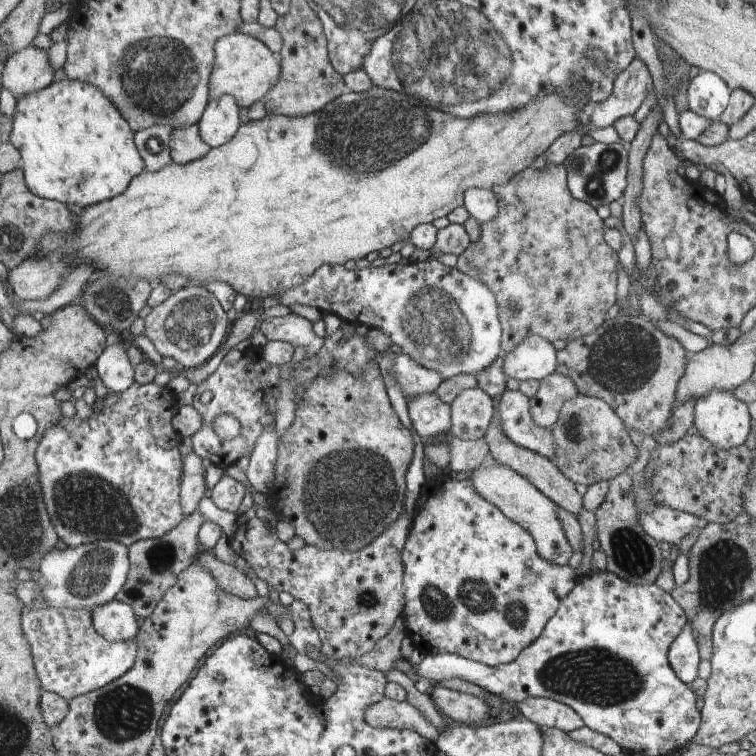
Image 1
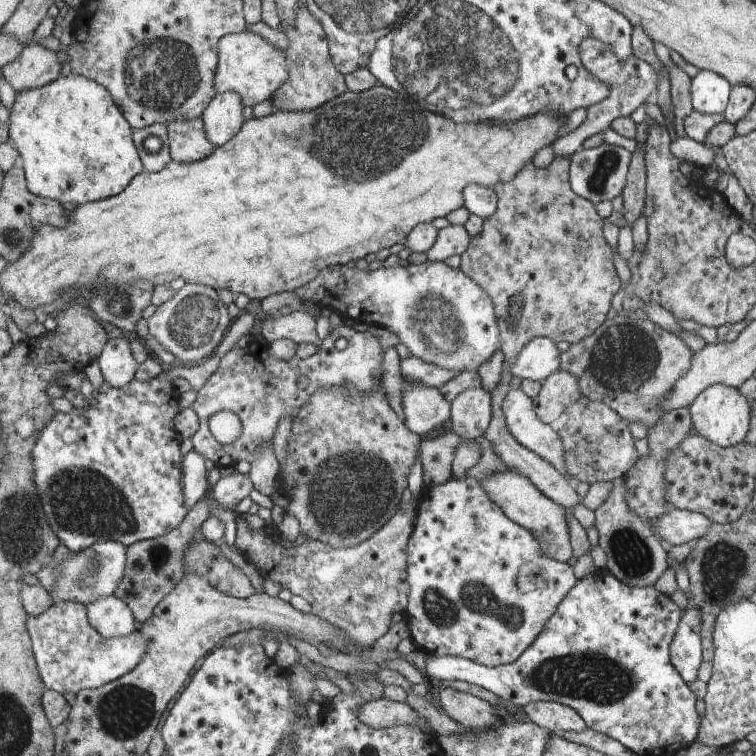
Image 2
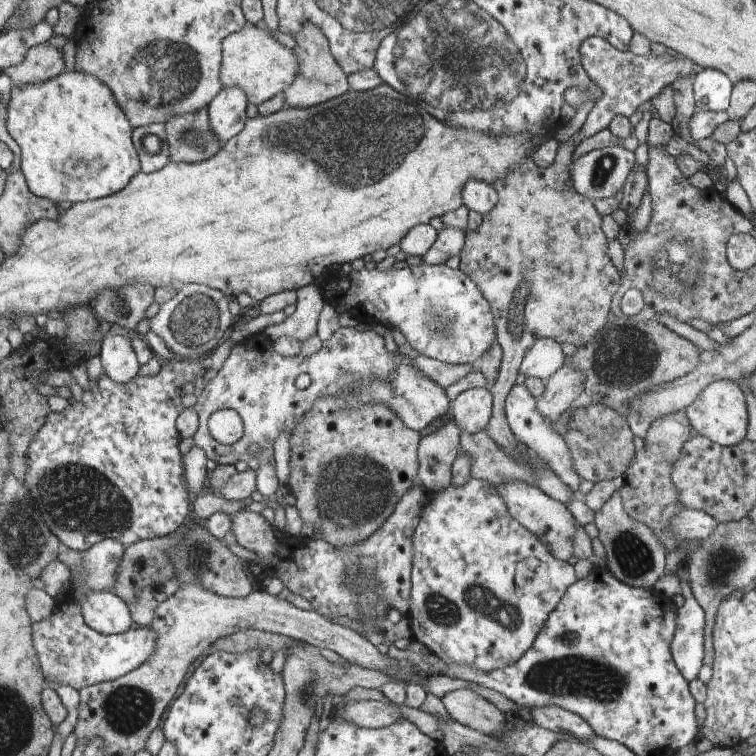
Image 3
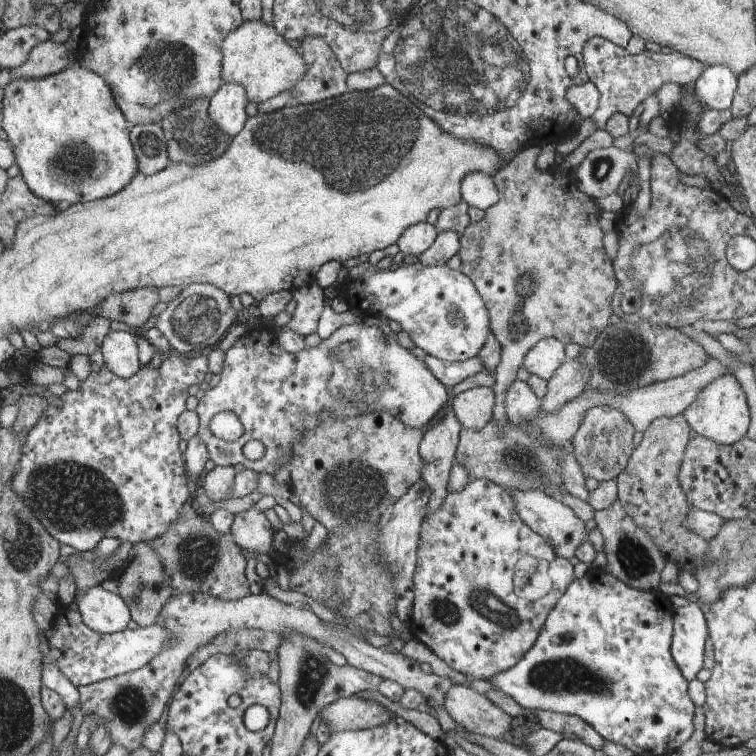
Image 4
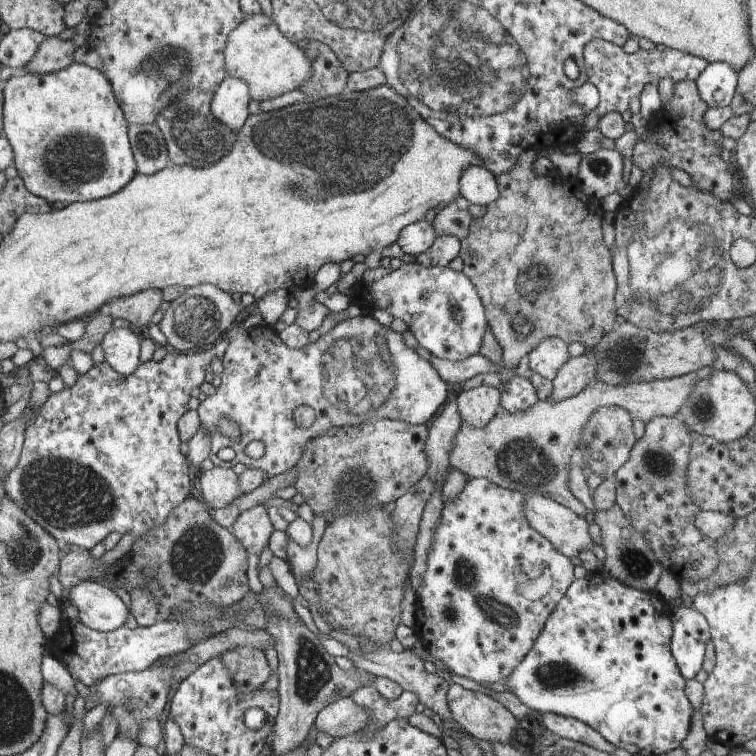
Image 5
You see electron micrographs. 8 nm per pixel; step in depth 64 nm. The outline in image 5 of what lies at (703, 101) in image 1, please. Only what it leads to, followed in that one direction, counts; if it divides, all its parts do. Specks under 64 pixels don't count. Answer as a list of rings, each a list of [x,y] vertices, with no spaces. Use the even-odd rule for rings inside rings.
[[[716,62],[697,79],[699,96],[709,107],[725,108],[731,105],[739,82],[738,72],[729,63]]]

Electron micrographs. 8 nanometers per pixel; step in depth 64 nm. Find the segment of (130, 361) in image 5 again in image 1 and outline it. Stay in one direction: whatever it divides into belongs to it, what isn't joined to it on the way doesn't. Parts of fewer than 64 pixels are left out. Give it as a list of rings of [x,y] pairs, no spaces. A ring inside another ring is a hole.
[[[122,341],[109,345],[100,355],[96,370],[110,392],[124,392],[134,382],[134,366]]]

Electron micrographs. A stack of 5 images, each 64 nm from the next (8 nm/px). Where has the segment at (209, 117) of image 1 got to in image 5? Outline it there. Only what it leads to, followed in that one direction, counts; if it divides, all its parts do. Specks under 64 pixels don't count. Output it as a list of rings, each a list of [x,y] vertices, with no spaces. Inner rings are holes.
[[[227,77],[214,91],[212,116],[228,129],[238,133],[248,117],[249,86],[246,81]]]

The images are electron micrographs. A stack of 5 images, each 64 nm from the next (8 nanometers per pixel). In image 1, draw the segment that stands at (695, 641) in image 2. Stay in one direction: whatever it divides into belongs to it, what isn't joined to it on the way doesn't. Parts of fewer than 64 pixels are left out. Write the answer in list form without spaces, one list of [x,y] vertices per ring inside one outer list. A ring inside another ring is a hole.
[[[686,622],[683,631],[680,632],[678,638],[672,643],[670,650],[671,667],[679,675],[680,680],[690,684],[698,677],[697,670],[700,661],[696,632]]]

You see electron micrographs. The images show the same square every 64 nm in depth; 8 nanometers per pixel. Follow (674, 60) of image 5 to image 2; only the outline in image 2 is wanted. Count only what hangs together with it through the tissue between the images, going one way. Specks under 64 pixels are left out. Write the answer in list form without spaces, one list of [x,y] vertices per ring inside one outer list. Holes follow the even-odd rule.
[[[587,38],[586,39],[586,42],[584,42],[582,44],[582,46],[580,47],[580,58],[581,58],[584,68],[586,68],[586,70],[588,70],[588,74],[592,74],[593,78],[595,78],[596,80],[599,79],[600,82],[604,82],[605,85],[608,85],[608,86],[610,85],[610,92],[612,92],[612,94],[610,96],[608,96],[608,98],[606,100],[601,100],[598,104],[593,104],[587,108],[587,117],[586,117],[585,121],[580,125],[579,128],[576,128],[576,130],[574,130],[574,132],[570,132],[570,134],[566,134],[566,136],[562,136],[561,138],[555,140],[555,142],[552,144],[552,150],[554,150],[555,158],[564,158],[564,156],[572,155],[578,149],[580,149],[580,146],[582,146],[582,143],[586,140],[586,138],[590,138],[590,136],[594,136],[594,134],[598,134],[598,132],[604,132],[606,129],[610,129],[610,124],[612,124],[613,120],[616,120],[617,118],[620,118],[620,117],[630,117],[630,114],[632,114],[632,112],[634,112],[637,108],[642,107],[644,102],[646,102],[648,100],[648,98],[653,98],[655,96],[656,88],[657,88],[658,81],[659,81],[659,76],[661,76],[663,73],[668,74],[668,70],[664,66],[664,64],[662,64],[662,63],[660,64],[660,70],[662,73],[658,74],[658,72],[654,68],[654,66],[650,66],[650,64],[644,62],[644,60],[640,60],[640,58],[638,58],[634,54],[631,56],[630,59],[624,60],[624,62],[622,62],[622,60],[620,60],[620,58],[618,58],[618,56],[616,56],[616,54],[614,54],[614,52],[612,52],[610,46],[604,44],[604,42],[602,42],[602,40],[596,40],[596,38]]]

